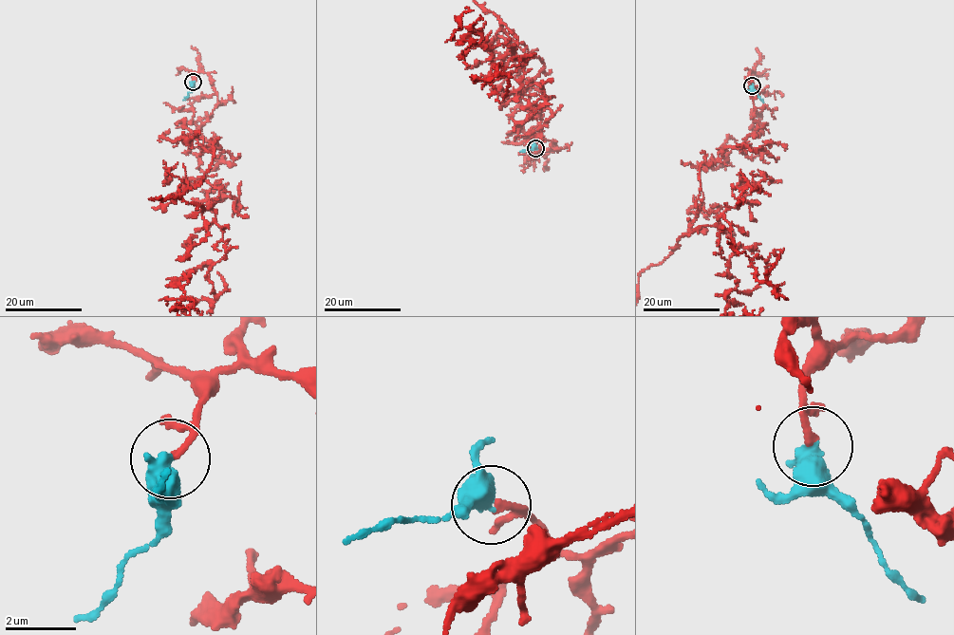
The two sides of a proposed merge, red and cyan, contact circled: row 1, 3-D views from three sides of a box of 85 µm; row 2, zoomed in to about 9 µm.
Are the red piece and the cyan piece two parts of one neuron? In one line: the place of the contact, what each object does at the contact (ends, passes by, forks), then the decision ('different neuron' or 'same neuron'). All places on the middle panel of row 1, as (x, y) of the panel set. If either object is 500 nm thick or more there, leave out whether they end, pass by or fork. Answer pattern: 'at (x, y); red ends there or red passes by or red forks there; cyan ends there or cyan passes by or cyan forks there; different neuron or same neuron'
at (535, 148); same neuron

